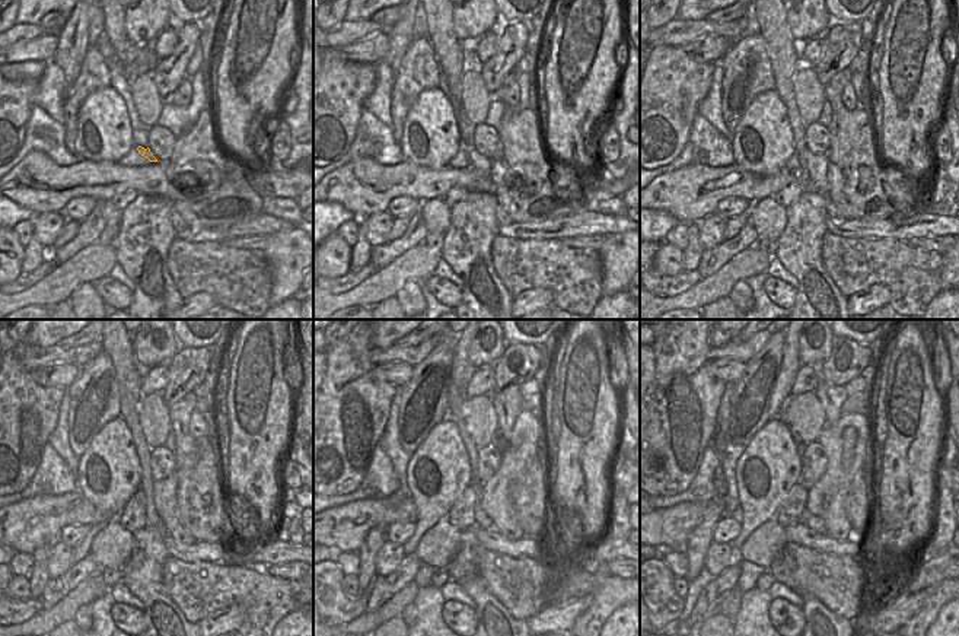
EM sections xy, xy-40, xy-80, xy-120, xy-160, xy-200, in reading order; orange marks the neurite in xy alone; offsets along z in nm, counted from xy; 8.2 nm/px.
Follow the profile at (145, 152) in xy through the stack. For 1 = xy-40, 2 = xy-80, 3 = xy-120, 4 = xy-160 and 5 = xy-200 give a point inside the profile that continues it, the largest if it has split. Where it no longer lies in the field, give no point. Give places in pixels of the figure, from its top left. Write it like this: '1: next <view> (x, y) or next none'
1: next xy-40 (481, 165)
2: next xy-80 (816, 165)
3: next xy-120 (163, 492)
4: next xy-160 (528, 435)
5: next xy-200 (832, 487)

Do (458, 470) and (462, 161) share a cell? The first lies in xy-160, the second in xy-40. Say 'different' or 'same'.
different

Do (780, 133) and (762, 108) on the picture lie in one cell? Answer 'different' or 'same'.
same

